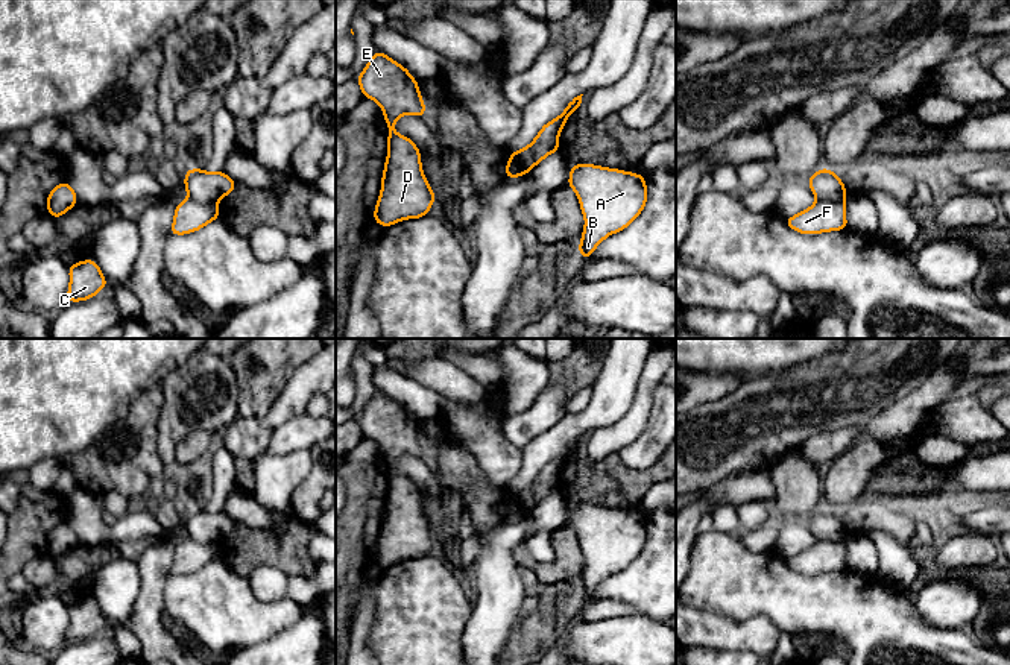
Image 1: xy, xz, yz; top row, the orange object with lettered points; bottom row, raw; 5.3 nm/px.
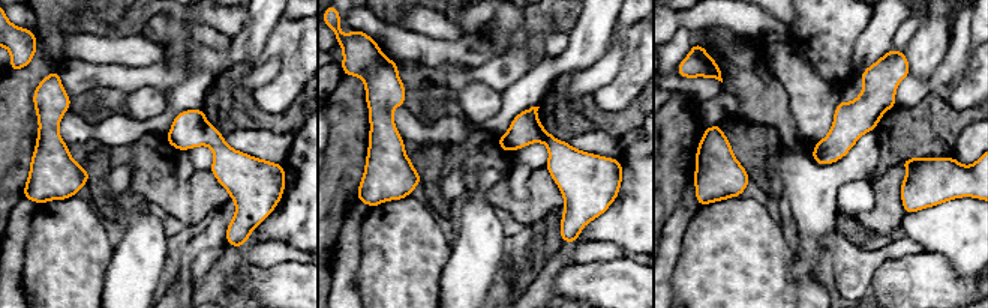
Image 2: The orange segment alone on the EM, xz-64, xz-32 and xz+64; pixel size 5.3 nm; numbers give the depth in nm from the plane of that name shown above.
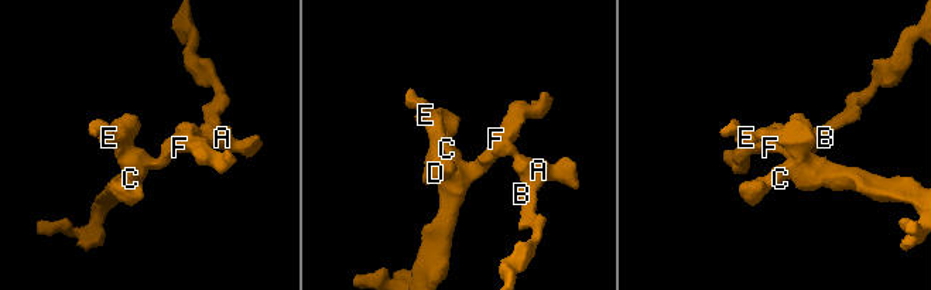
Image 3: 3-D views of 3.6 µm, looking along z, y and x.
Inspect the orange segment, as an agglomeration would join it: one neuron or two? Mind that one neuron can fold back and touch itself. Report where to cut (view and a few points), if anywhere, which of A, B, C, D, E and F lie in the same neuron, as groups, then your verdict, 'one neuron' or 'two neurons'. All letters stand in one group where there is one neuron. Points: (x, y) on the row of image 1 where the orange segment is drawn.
cut xz (558, 141), (553, 144), (539, 143), (535, 149), (533, 161); groups A B / C D E F; two neurons

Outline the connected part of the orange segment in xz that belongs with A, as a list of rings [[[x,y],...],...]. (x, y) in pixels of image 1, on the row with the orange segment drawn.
[[[576,164],[567,185],[576,191],[585,217],[580,258],[591,258],[606,237],[627,228],[647,203],[645,178],[618,169]]]

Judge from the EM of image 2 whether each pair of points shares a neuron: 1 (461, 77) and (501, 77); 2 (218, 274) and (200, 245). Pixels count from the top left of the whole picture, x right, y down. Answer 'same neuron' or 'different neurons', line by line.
1: same neuron
2: different neurons

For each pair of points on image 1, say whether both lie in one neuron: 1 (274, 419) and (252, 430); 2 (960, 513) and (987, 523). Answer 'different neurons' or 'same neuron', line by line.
1: same neuron
2: same neuron

